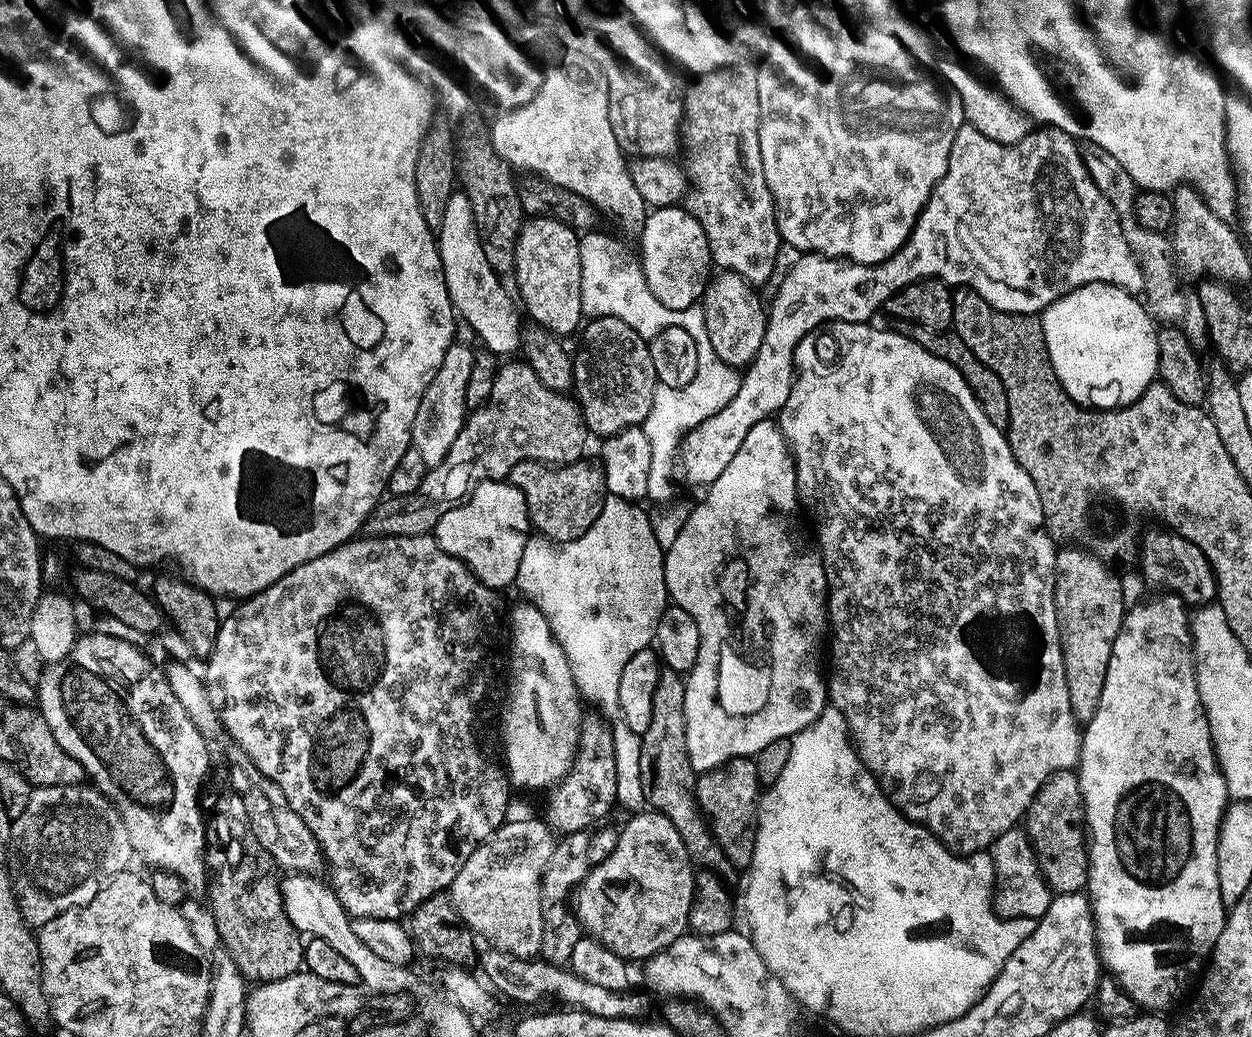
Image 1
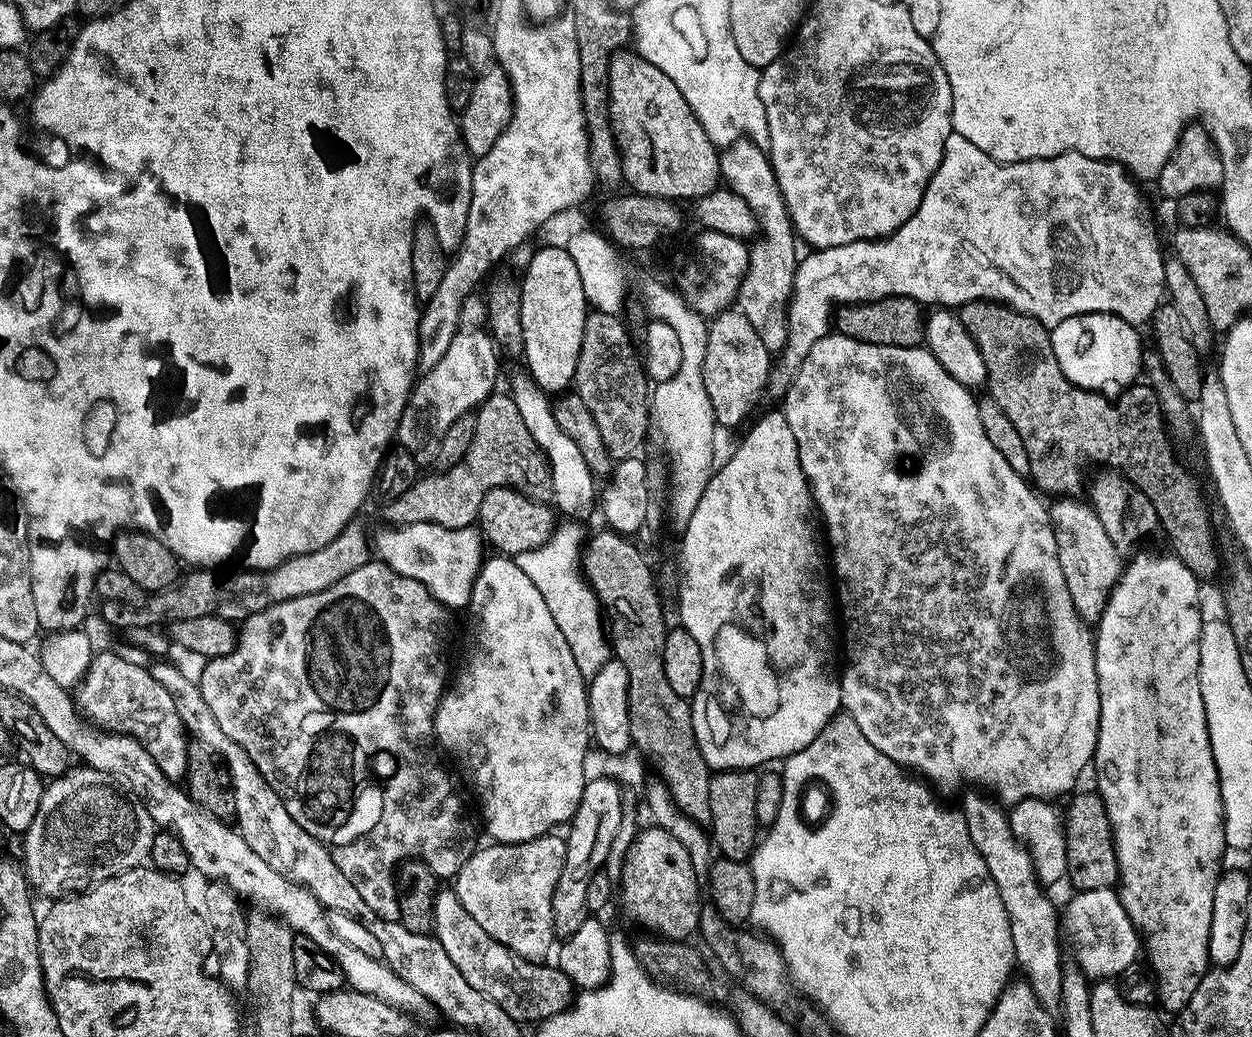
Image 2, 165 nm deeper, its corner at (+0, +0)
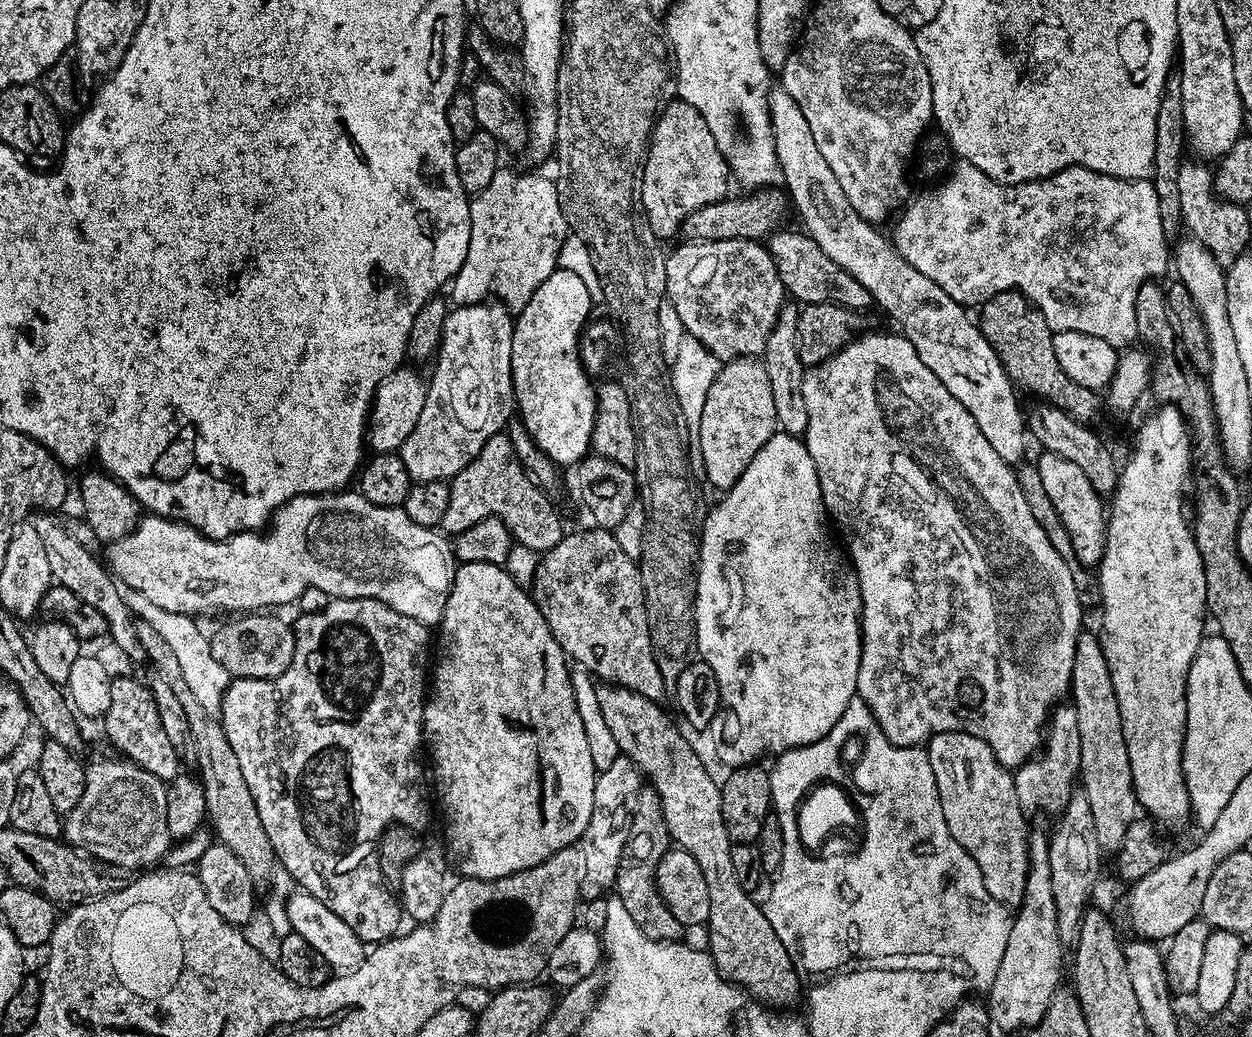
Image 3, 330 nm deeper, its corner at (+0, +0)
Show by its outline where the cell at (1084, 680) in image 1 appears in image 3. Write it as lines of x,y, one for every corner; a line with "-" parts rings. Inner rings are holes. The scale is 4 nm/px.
1041,451
1040,460
1035,461
1038,474
1042,474
1042,486
1054,510
1058,510
1058,518
1062,518
1062,526
1070,530
1070,546
1074,546
1074,554
1079,567
1095,569
1104,556
1104,547
1108,541
1108,521
1106,504
1100,495
1090,486
1086,474
1082,474
1082,466
1074,466
1067,458
1053,452

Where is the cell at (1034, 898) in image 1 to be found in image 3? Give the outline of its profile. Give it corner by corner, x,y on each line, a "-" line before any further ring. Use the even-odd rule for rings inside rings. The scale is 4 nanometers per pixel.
1060,706
1053,711
1042,740
1042,751
1020,768
1015,769
1014,780
1016,795
1022,810
1028,816
1036,812
1054,814
1066,807
1072,790
1079,779
1082,742
1078,738
1078,714
1075,707

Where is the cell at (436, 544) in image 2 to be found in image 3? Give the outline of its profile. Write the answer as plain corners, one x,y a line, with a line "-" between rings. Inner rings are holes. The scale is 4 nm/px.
341,490
335,494
321,494
319,496
296,496
288,500
282,507
277,508
270,520
270,527
261,534
259,531
236,532
233,536
228,536
225,540
210,540
198,528
193,528
191,524
185,524
179,520
169,520
166,516
148,514
137,523
128,535
121,540
111,541
107,545
108,560
107,567
111,575
125,589
133,588
137,592
137,597
154,602
154,606
162,606
162,610
174,612
178,616
185,618
199,617
199,612
232,612
228,614
252,614
257,610
268,610
271,604
288,604
291,600
296,600
307,588
317,588
320,592
325,592
325,597
333,600
353,600
354,598
366,598
367,600
377,600
394,610
398,614
406,614
406,618
414,618
418,622
429,626
439,625
444,616
444,607
448,601
448,595
452,589
452,583
456,577
458,561
451,543
443,540
445,537
439,531
431,528
424,528
416,525
404,512
403,507
383,508
374,506
365,496
360,495
356,490

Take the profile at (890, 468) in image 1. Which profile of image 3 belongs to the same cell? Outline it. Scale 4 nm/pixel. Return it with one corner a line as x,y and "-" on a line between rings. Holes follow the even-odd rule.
864,334
853,340
847,348
837,352
826,363
809,367
804,373
804,381
802,382
802,398
806,398
806,430
802,439
804,445
810,450
810,458
814,458
814,470
818,470
818,482
822,490
824,507
827,508
829,517
835,523
837,520
846,531
852,532
852,537
848,540
848,548
846,544
846,552
850,557
851,567
856,569
856,577
860,587
860,645
862,646
862,654
860,655
858,686
856,687
859,703
867,706
868,711
874,714
874,718
880,729
886,734
886,738
890,738
892,744
902,746
905,750
927,745
931,737
939,732
962,731
988,743
997,756
997,762
1004,768
1009,770
1018,769
1041,751
1042,733
1045,731
1054,709
1063,701
1060,699
1064,695
1067,697
1072,687
1074,654
1076,653
1076,643
1082,631
1082,625
1080,625
1082,593
1076,589
1072,569
1066,566
1066,562
1060,557
1058,550
1054,550
1054,546
1050,546
1050,538
1046,538
1046,530
1042,530
1042,526
1038,526
1034,514
1030,514
1030,506
1026,506
1026,498
1022,498
1022,486
1018,486
1018,478
1013,465
1007,464
1002,458
998,458
994,446
990,446
990,442
986,442
986,434
982,434
982,430
978,430
978,422
974,422
970,410
966,410
966,406
962,406
962,402
958,402
958,398
954,398
954,394
950,394
950,390
946,390
946,386
942,386
942,382
938,382
934,370
930,370
930,366
926,366
926,362
922,362
922,358
918,358
918,350
914,350
914,346
910,346
910,342
905,340
903,335
868,335

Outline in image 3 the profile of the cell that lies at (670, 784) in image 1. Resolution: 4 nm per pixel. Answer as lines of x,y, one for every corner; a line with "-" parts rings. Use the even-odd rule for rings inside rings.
595,526
589,529
589,532
569,531
558,546
543,553
530,585
530,595
540,607
542,618
546,618
546,626
550,626
550,634
554,634
560,649
573,661
576,659
579,667
591,672
597,681
617,684
651,700
663,701
666,681
652,649
640,565
618,546
609,529

